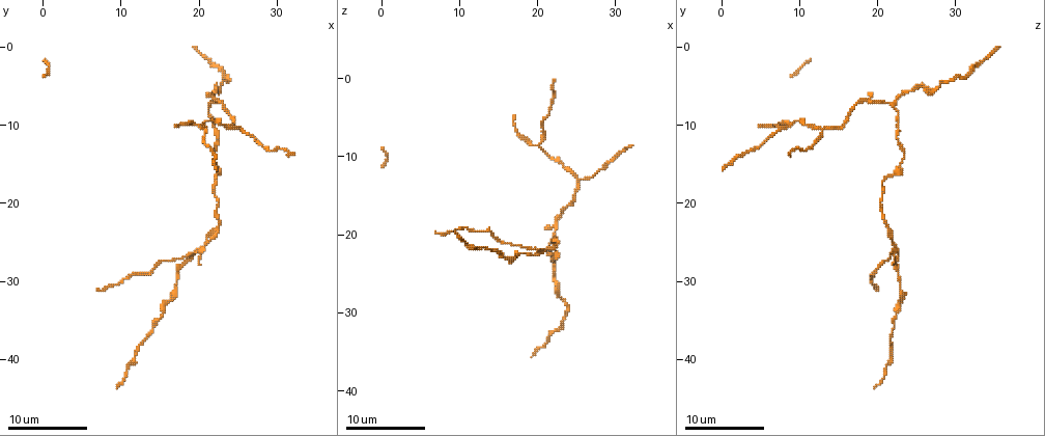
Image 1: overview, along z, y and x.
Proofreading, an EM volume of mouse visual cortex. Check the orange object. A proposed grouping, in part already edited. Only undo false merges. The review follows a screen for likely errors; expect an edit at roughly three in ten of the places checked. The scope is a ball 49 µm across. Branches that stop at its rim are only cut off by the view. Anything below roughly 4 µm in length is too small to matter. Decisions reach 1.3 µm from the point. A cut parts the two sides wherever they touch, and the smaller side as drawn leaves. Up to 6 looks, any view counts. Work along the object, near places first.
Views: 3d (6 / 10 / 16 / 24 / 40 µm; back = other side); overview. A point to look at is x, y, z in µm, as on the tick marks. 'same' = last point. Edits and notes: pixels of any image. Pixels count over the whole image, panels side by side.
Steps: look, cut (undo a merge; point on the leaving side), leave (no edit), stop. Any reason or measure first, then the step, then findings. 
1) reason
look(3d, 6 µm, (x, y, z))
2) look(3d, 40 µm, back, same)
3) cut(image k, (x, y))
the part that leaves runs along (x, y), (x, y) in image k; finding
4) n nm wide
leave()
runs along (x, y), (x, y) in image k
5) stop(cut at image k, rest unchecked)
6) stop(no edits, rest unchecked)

arms part here
look(3d, 16 µm, (20.0, 9.8, 8.6))

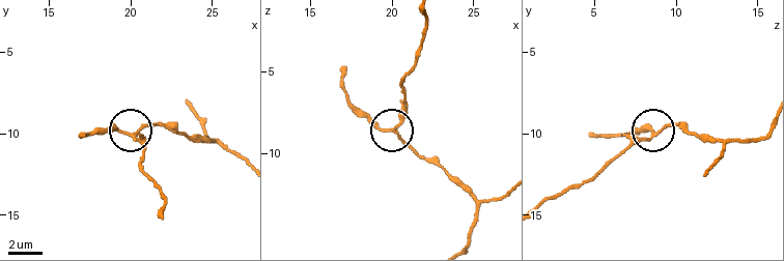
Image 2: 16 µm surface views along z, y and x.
zoom in
look(3d, 6 µm, (20.1, 10.0, 8.6))

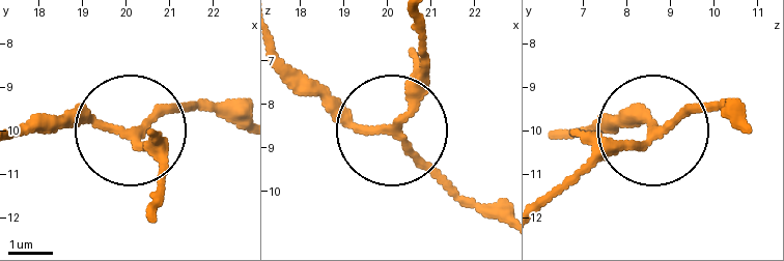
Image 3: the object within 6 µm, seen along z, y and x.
170 nm wide
leave()
runs along (497, 222), (408, 140), (419, 44) in image 3; one cell here

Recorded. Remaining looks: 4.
three arms meet
look(3d, 10 µm, (25.6, 10.4, 13.0))

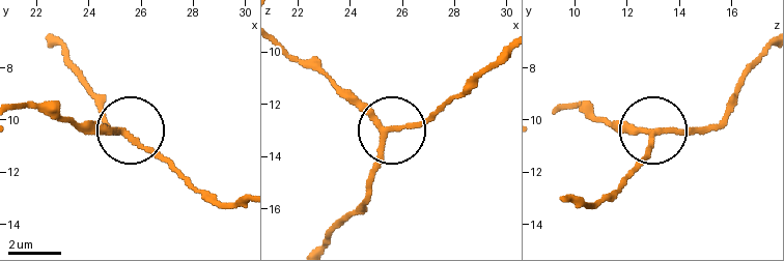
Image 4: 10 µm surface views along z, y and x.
look(3d, 6 µm, (25.4, 10.5, 13.0))

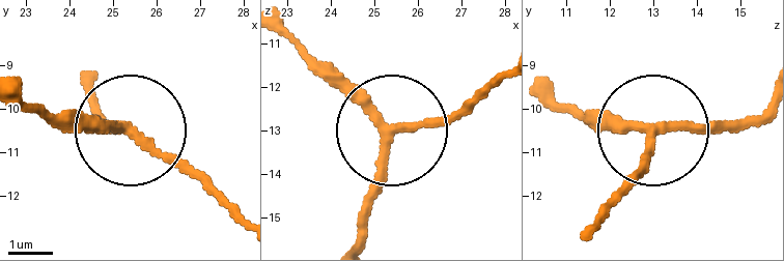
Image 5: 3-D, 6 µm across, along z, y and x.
leave()
runs along (94, 108), (214, 193) in image 5; all the same cell

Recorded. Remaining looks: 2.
calibre changes
look(3d, 16 µm, (22.4, 7.2, 19.4))

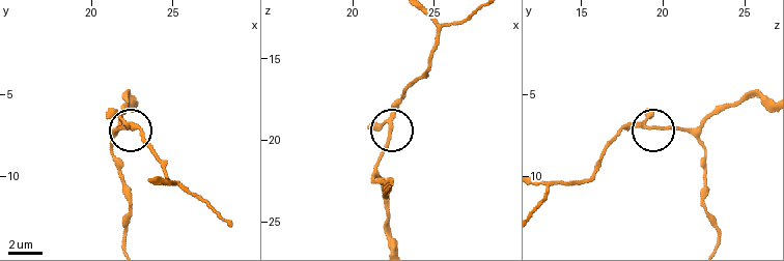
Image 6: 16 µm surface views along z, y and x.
leave()
runs along (372, 181), (372, 171), (402, 92) in image 6; all the same cell

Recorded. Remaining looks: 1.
stop(no edits, rest unchecked)

